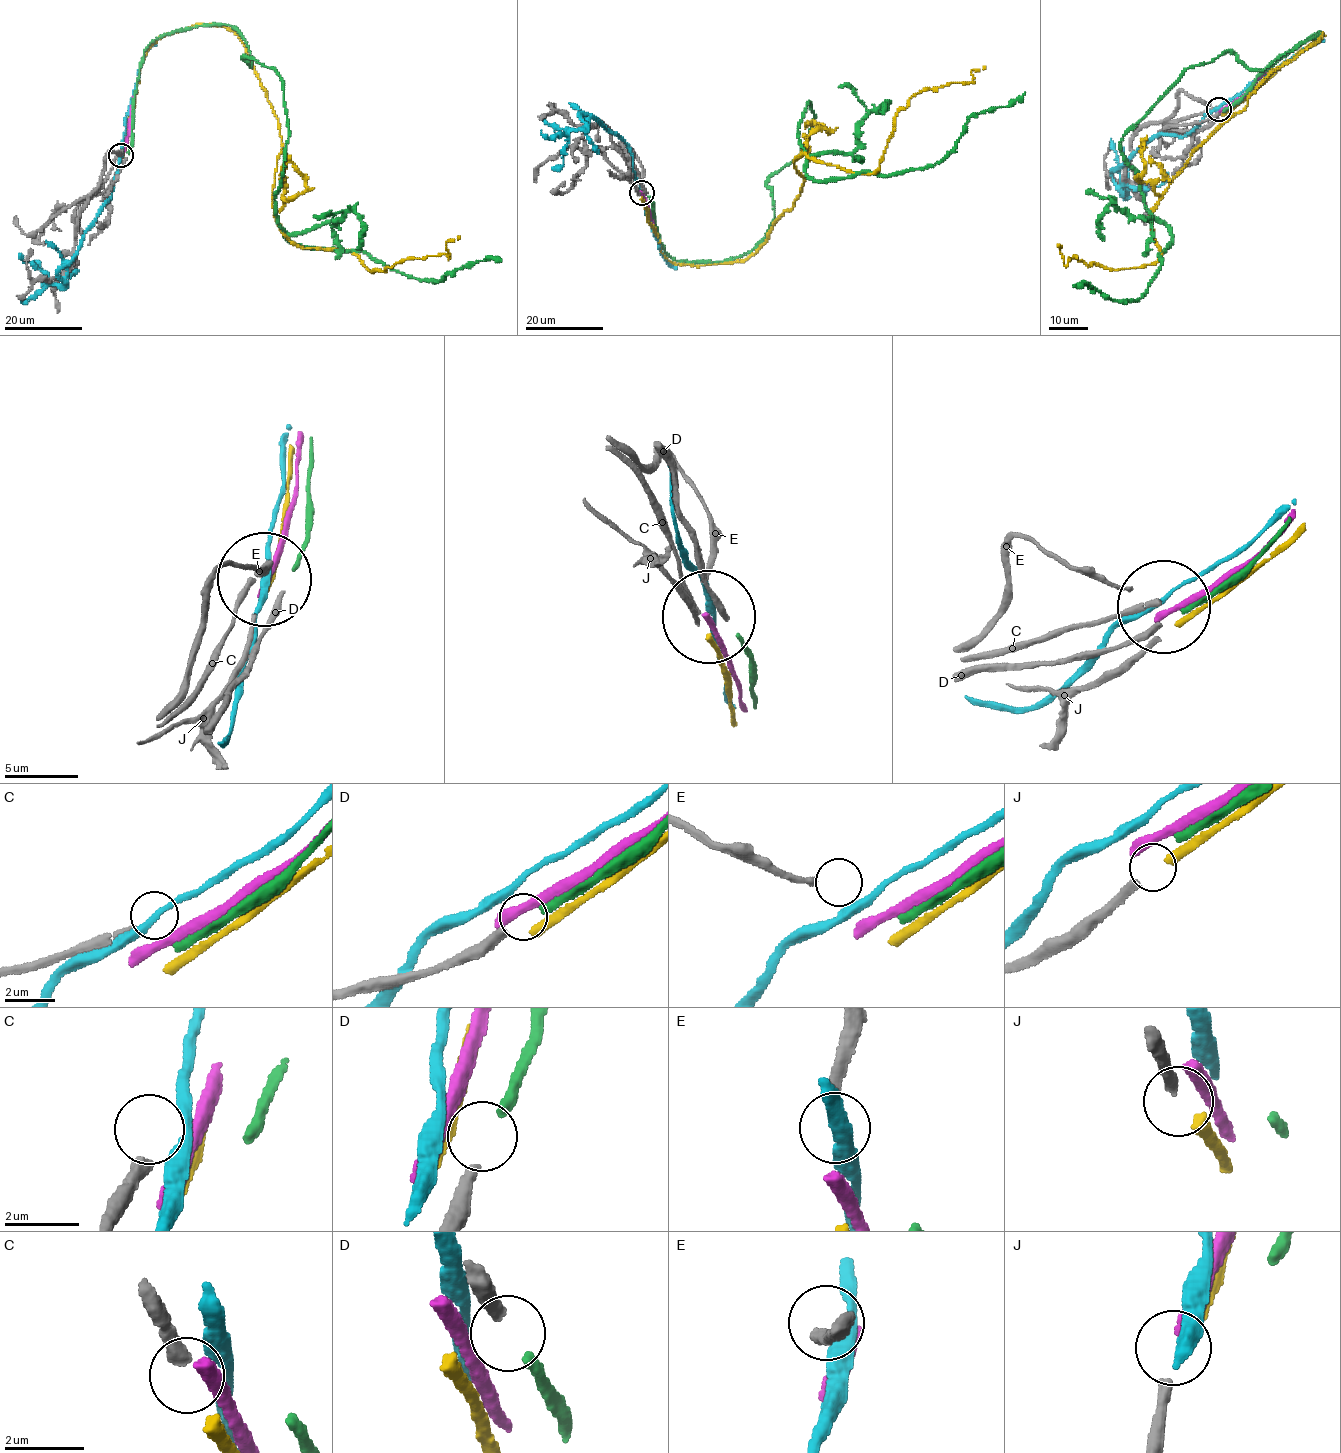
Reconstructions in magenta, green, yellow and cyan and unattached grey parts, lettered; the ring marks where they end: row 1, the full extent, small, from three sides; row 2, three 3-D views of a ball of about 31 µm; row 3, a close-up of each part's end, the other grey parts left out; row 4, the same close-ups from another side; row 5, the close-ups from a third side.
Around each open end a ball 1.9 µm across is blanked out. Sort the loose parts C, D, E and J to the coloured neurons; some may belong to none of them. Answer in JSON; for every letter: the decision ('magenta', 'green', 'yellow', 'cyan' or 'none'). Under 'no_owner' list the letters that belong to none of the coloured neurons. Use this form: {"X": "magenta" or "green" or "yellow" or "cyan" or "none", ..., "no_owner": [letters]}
{"C": "none", "D": "green", "E": "none", "J": "yellow", "no_owner": ["C", "E"]}

